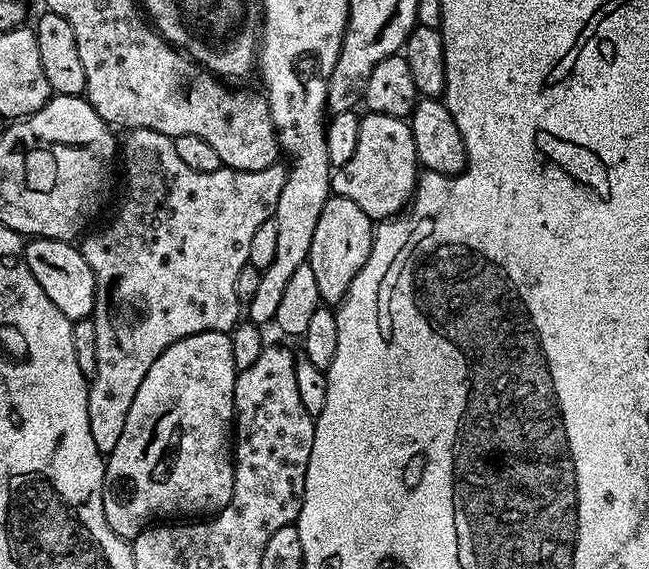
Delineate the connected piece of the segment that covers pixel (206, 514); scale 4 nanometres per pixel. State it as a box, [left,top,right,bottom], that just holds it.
[104,332,236,542]

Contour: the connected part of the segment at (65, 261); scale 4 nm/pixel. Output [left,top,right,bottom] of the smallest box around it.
[24,236,96,322]

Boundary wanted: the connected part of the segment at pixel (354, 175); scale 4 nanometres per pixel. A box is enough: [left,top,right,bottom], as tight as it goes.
[330,112,421,222]

